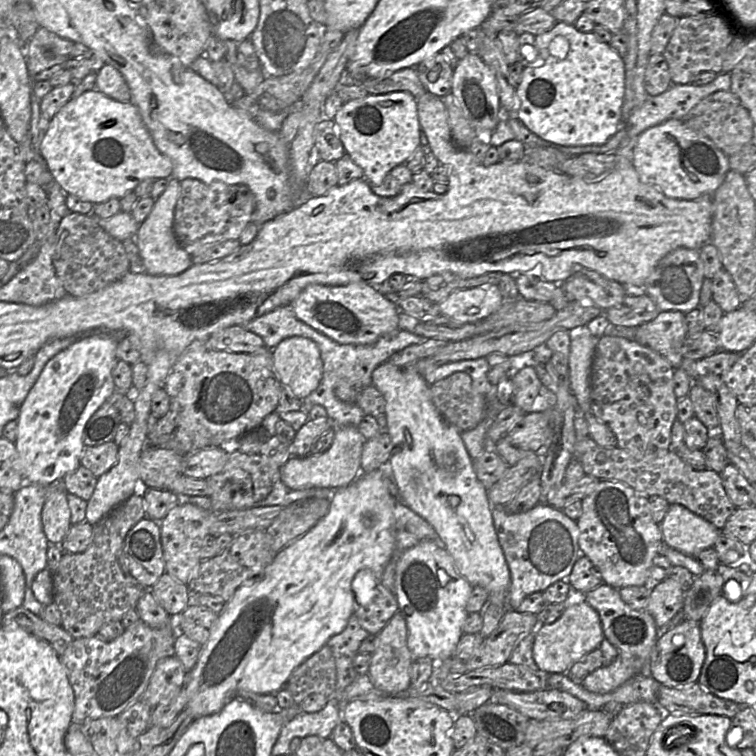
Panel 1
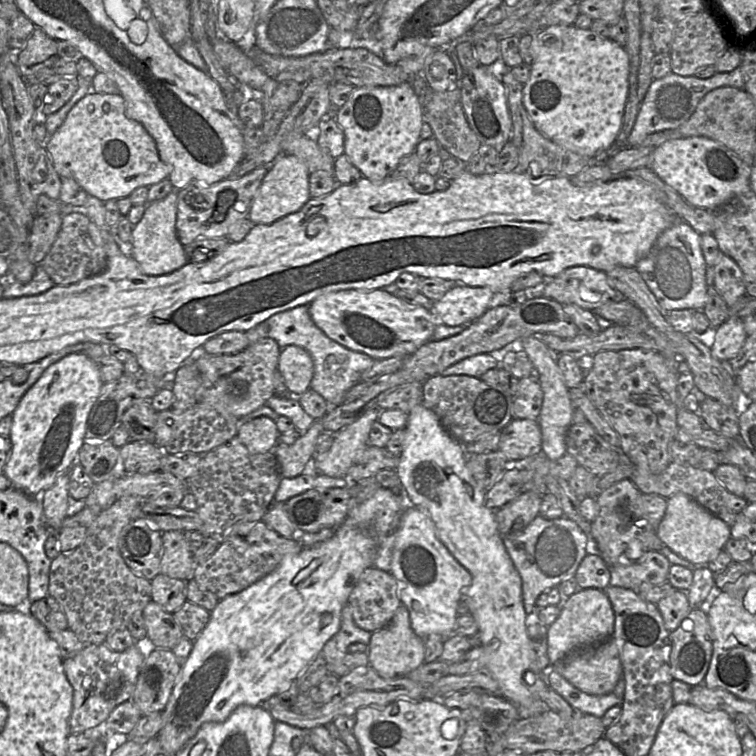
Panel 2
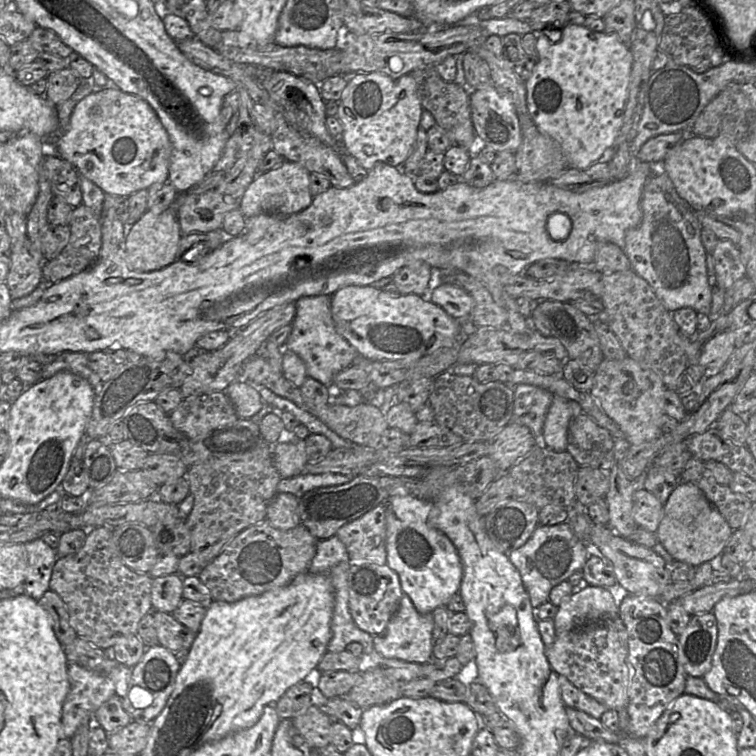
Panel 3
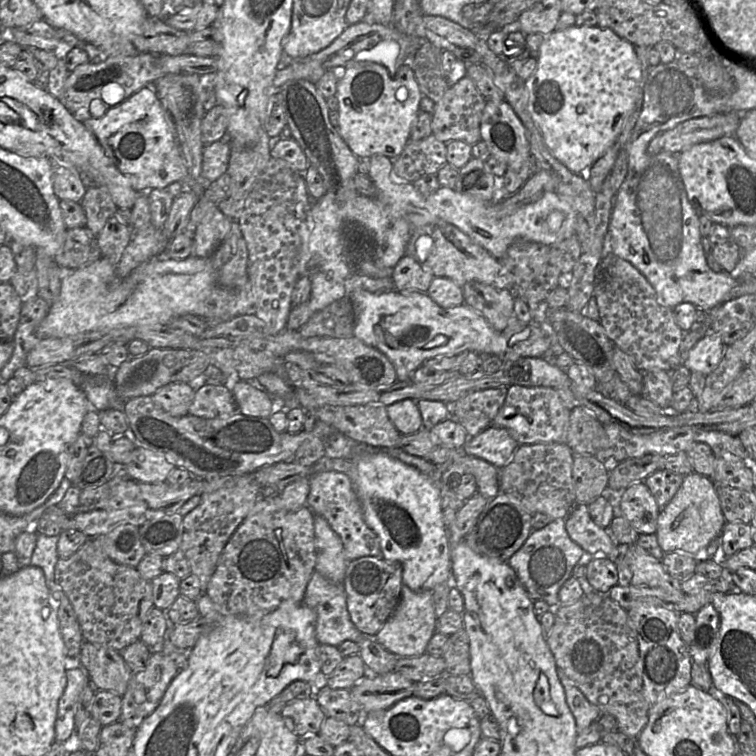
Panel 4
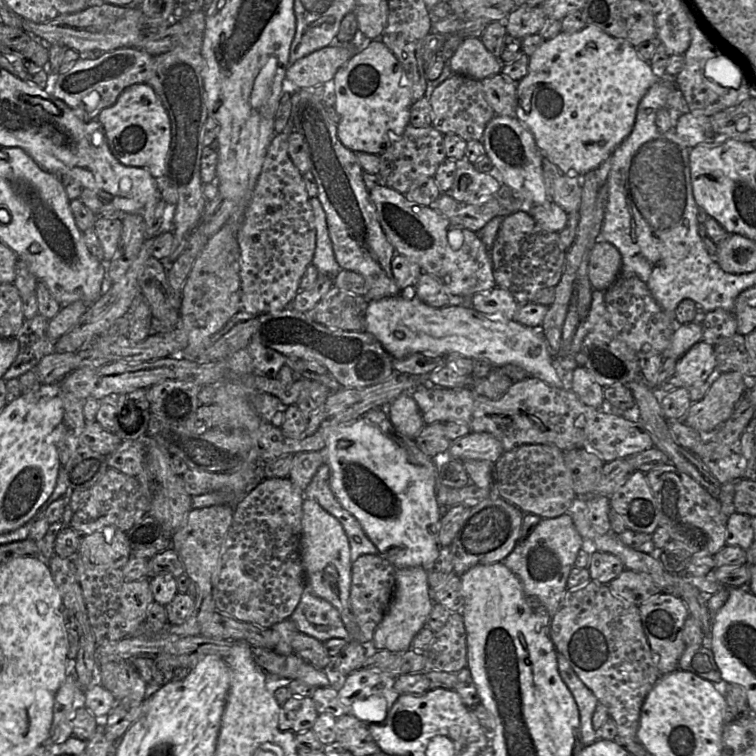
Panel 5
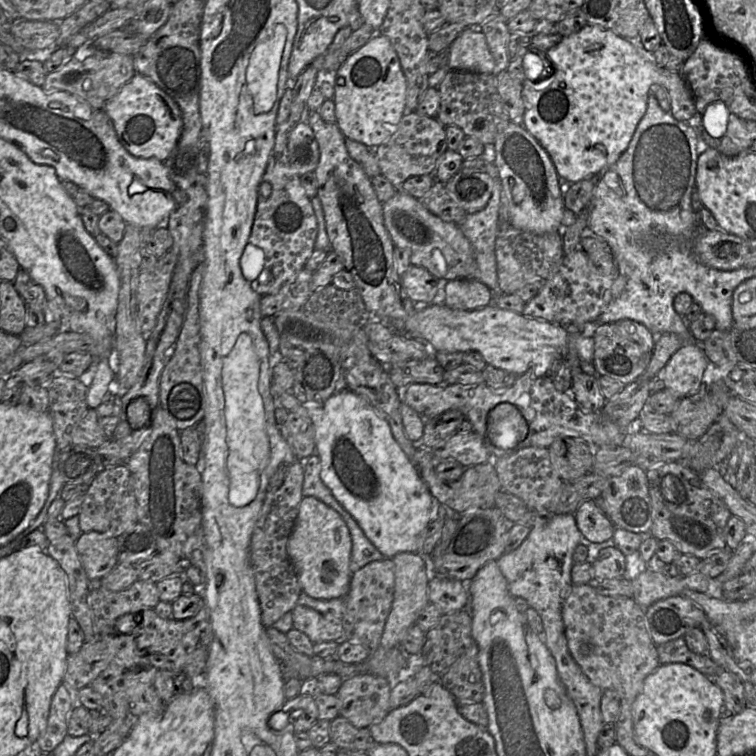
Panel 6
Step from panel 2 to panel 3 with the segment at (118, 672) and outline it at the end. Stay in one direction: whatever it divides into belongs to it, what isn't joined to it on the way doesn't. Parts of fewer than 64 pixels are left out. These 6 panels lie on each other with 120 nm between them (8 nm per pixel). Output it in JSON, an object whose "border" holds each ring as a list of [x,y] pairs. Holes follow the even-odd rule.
{"border":[[[69,663],[70,691],[62,708],[62,738],[72,739],[78,728],[94,719],[97,709],[116,695],[114,681],[98,672]]]}

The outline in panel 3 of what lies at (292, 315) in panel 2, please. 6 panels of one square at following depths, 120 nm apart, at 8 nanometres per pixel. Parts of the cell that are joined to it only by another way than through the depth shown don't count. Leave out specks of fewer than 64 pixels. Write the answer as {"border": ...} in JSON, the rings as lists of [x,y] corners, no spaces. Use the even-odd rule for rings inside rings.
{"border":[[[331,295],[303,296],[296,302],[296,312],[291,322],[292,330],[282,345],[282,351],[293,351],[305,363],[307,375],[326,386],[330,397],[340,395],[340,390],[332,386],[334,377],[353,364],[360,355],[335,328],[331,312]]]}

